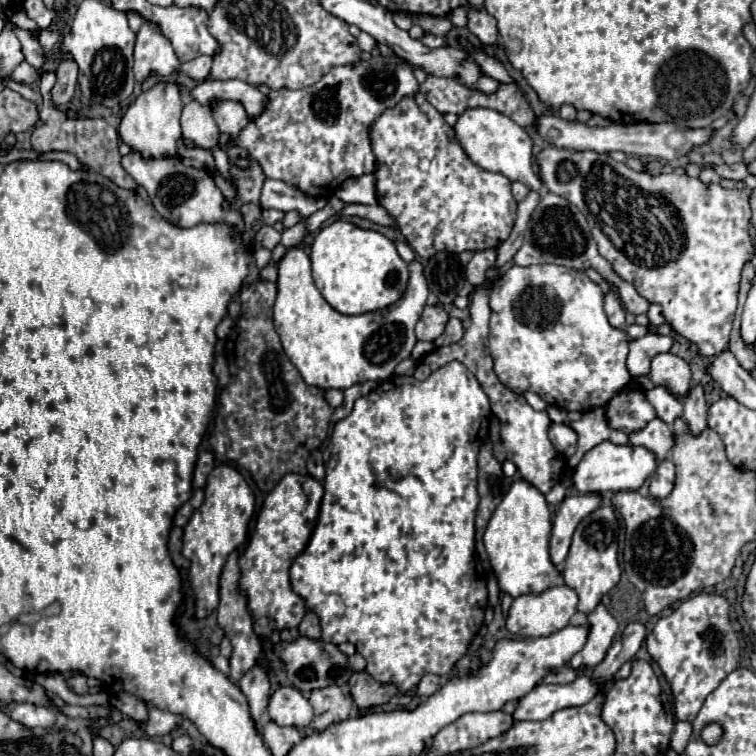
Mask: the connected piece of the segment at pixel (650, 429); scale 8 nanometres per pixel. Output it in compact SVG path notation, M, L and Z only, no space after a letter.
M659 417L649 421L641 431L633 431L627 437L633 445L649 447L649 451L653 451L659 461L663 461L673 447L673 429Z

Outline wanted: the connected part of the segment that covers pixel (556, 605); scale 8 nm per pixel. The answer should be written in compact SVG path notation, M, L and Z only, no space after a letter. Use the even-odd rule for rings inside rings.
M567 585L549 587L547 591L543 591L539 595L527 593L527 595L515 597L513 605L509 609L505 627L511 633L521 635L521 637L543 637L543 635L551 635L551 633L567 627L575 613L577 613L577 593Z

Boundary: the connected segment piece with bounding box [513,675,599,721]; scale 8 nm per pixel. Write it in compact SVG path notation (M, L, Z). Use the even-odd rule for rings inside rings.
M587 675L577 677L573 683L567 683L567 685L539 683L531 693L523 695L517 701L517 707L513 711L513 719L515 721L547 719L559 709L585 705L597 691L599 691L599 687Z

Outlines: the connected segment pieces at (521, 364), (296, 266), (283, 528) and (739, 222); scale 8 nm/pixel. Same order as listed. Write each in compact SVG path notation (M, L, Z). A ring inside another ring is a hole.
M511 265L495 283L493 287L493 299L489 301L491 305L491 337L489 337L489 351L491 351L491 357L493 357L493 363L495 363L495 373L497 377L507 385L511 387L513 391L517 393L523 393L527 389L539 393L543 399L547 399L547 403L555 405L555 407L561 407L565 411L589 411L593 407L601 407L605 405L611 397L615 397L623 387L627 387L627 383L631 381L631 373L627 371L627 353L629 353L629 339L627 339L627 333L623 329L617 329L613 327L609 321L607 321L607 315L603 311L603 291L597 283L593 283L583 271L575 271L575 269L567 269L567 267L559 267L559 265L529 265L529 267L519 267L519 265ZM523 299L523 313L521 309L517 307Z
M291 247L277 265L277 299L273 305L273 323L279 333L285 355L299 369L305 383L319 389L347 389L363 381L381 381L393 375L393 369L411 355L415 323L427 301L427 281L423 263L409 263L409 283L401 299L381 311L363 315L343 315L335 311L319 293L311 277L311 261L301 247Z
M285 475L279 485L265 497L263 509L257 517L255 533L239 559L241 565L241 589L249 599L249 611L253 615L253 627L257 635L271 635L273 629L291 629L297 627L307 611L303 597L295 595L289 581L291 563L303 553L313 533L319 515L319 503L323 497L323 489L311 477L301 475ZM307 485L307 489L303 487ZM309 511L311 523L309 523Z
M553 145L543 147L537 155L535 155L535 163L539 167L539 179L543 181L543 185L547 187L547 191L561 195L565 199L569 199L569 203L573 203L587 219L589 229L593 233L593 239L597 241L599 253L611 263L613 271L627 283L631 283L637 293L641 297L645 297L649 303L659 303L663 307L663 317L665 321L685 339L689 339L691 343L697 345L701 355L715 355L721 353L723 349L727 349L729 343L729 333L731 333L731 323L735 317L735 303L737 303L737 293L739 293L739 279L741 279L741 269L745 265L747 259L753 257L753 243L747 231L749 219L751 219L751 207L749 207L749 195L751 189L723 189L721 185L715 183L703 183L697 177L689 177L689 175L677 175L677 173L661 173L661 175L649 175L647 171L633 171L629 169L625 163L613 161L609 155L605 153L595 153L595 151L573 151L573 149L559 149Z

